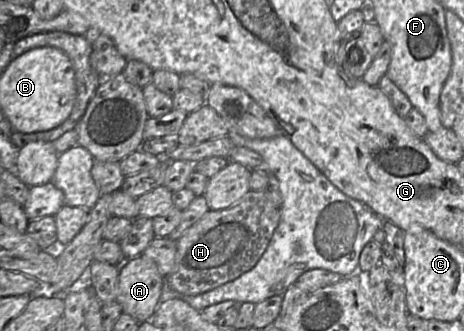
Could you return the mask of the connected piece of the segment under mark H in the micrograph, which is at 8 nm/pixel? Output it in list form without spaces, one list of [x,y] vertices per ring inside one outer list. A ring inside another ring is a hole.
[[[251,189],[231,207],[209,210],[177,240],[174,268],[166,278],[169,287],[181,294],[198,295],[235,280],[257,264],[280,218],[280,207],[263,191]]]

